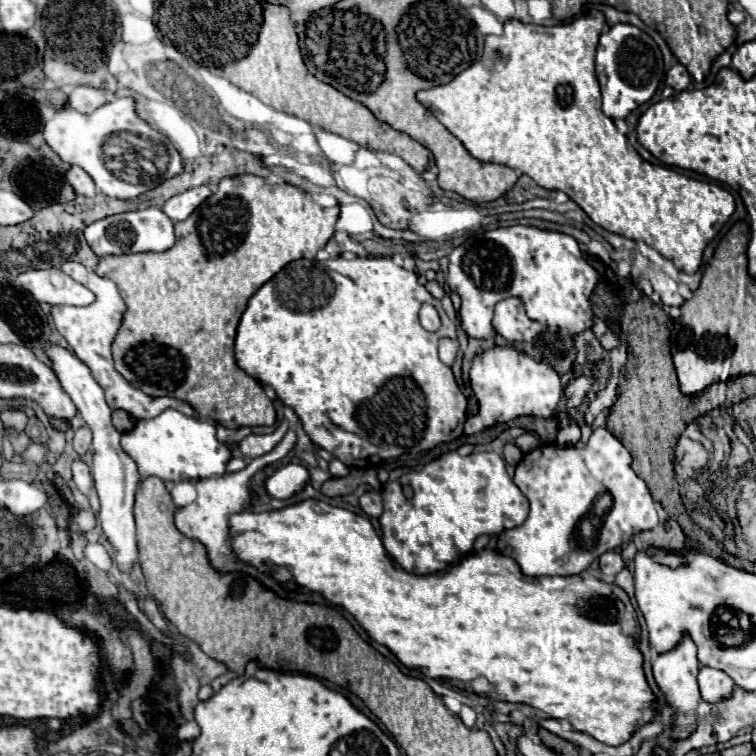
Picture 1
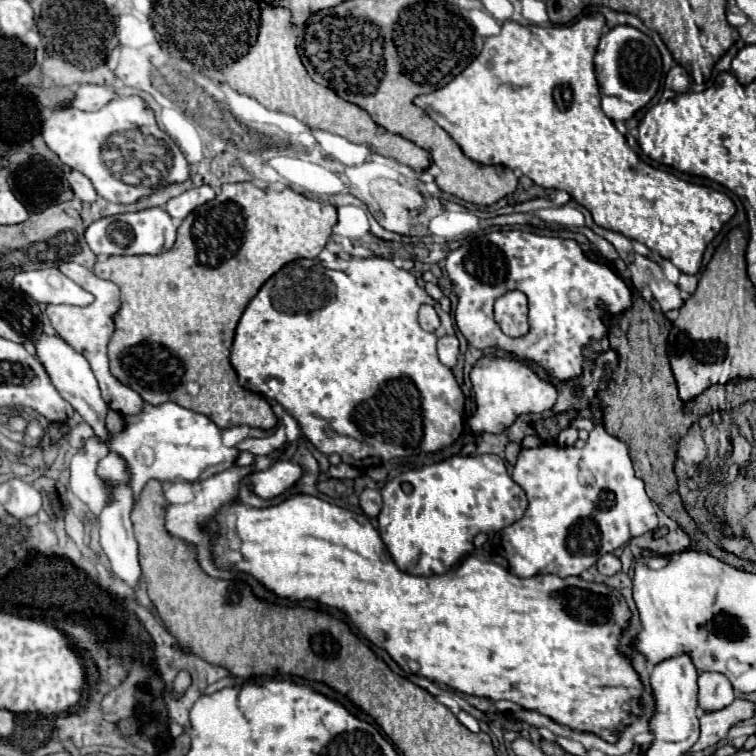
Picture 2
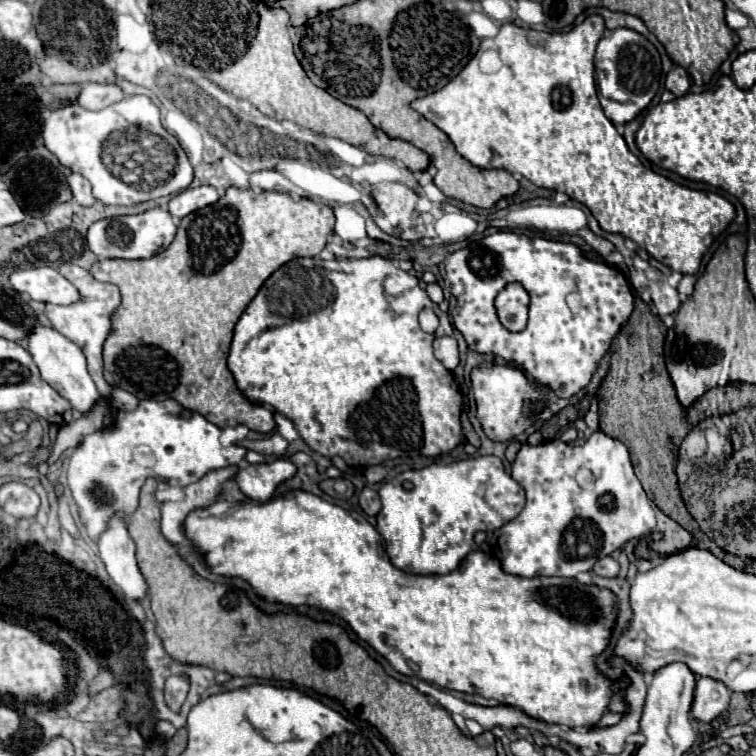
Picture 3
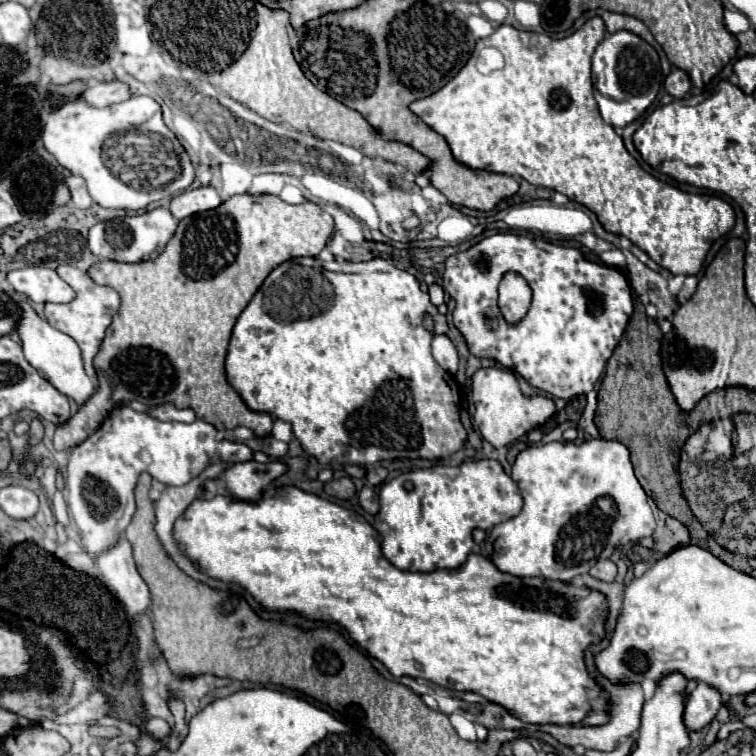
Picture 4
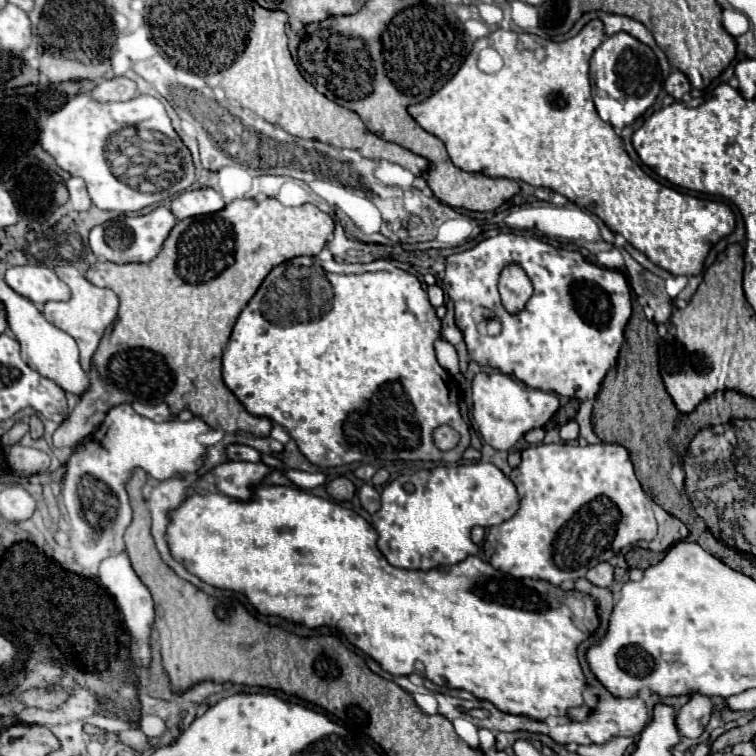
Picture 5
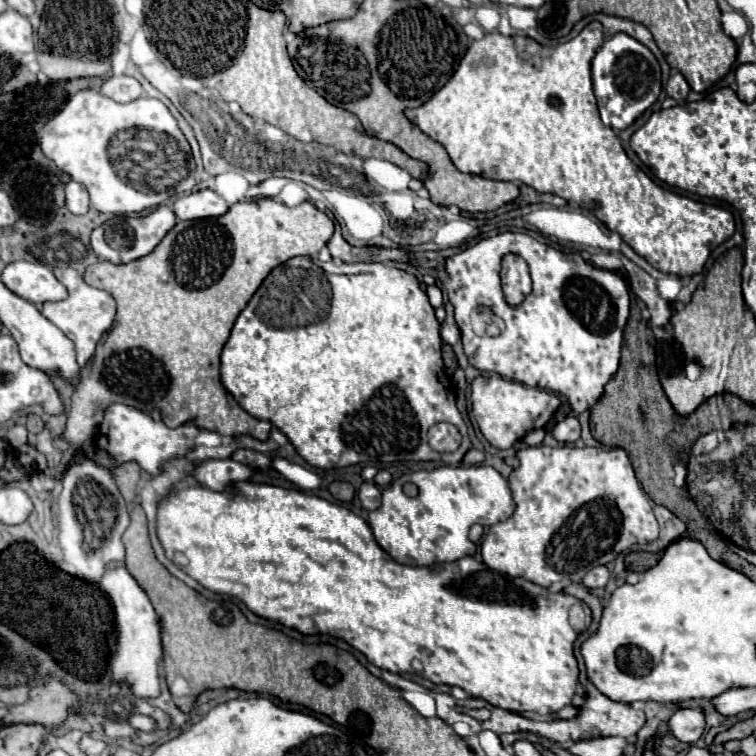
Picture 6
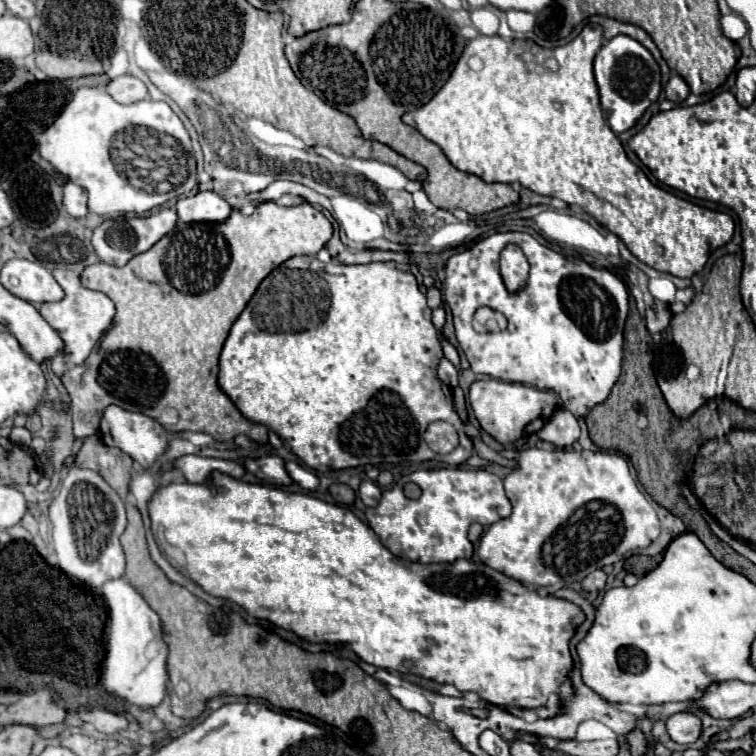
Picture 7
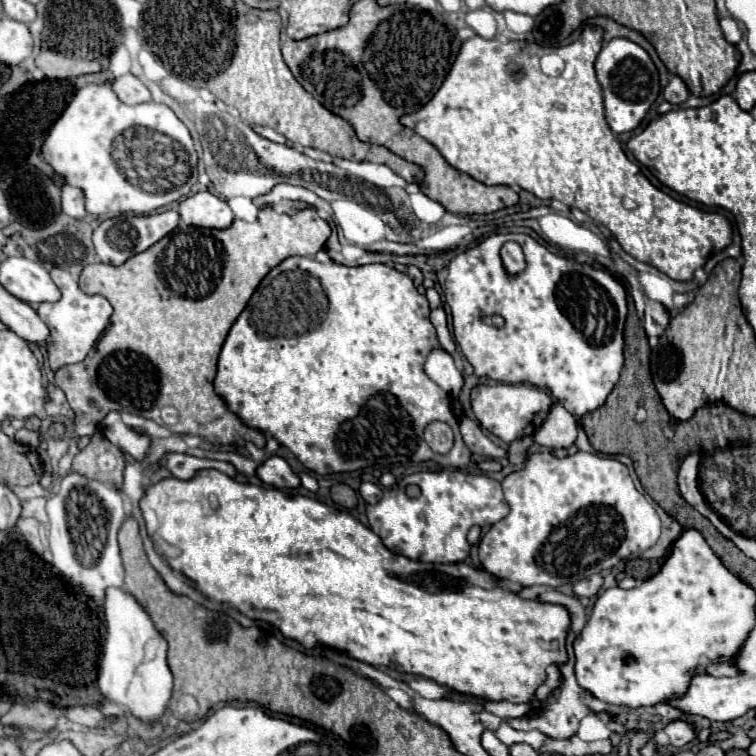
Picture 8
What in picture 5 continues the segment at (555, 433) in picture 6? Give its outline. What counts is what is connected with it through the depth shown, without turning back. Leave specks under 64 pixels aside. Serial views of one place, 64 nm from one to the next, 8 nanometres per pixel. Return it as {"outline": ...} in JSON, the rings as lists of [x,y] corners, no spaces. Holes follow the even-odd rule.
{"outline":[[[570,420],[570,422],[566,422],[566,424],[560,428],[560,438],[562,438],[564,442],[572,442],[572,440],[578,438],[578,424],[576,424],[576,420]]]}

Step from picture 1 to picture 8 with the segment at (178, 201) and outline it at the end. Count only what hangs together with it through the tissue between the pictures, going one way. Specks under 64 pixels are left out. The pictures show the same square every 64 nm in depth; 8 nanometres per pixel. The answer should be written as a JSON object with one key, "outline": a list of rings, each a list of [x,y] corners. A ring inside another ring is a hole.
{"outline":[[[196,192],[194,196],[180,202],[180,218],[188,226],[198,228],[218,228],[224,230],[234,222],[232,210],[226,200],[214,196],[212,192]]]}

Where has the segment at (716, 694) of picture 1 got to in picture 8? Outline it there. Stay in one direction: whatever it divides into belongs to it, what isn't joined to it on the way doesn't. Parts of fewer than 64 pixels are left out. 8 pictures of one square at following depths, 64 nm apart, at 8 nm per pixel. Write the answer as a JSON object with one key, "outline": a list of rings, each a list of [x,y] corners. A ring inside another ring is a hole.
{"outline":[[[676,720],[676,722],[670,722],[666,728],[664,728],[666,736],[670,738],[670,744],[676,746],[676,748],[682,748],[686,746],[688,742],[694,740],[694,730],[688,722],[682,722],[682,720]]]}

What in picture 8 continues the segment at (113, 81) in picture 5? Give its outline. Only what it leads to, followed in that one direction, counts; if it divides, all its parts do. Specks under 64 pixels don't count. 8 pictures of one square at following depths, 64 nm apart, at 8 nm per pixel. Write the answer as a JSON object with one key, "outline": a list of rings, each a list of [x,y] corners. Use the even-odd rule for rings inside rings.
{"outline":[[[132,74],[116,78],[112,82],[112,88],[114,88],[114,92],[118,94],[118,98],[124,104],[142,104],[142,102],[150,102],[152,100],[150,90],[142,84],[142,80],[138,80]]]}

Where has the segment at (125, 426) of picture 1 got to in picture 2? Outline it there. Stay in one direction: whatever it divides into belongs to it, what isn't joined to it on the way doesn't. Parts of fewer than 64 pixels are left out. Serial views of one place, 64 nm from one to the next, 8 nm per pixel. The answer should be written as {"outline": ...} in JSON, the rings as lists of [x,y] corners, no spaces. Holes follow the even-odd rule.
{"outline":[[[108,410],[106,428],[108,428],[108,432],[120,432],[122,430],[122,414],[118,414],[114,410]]]}

